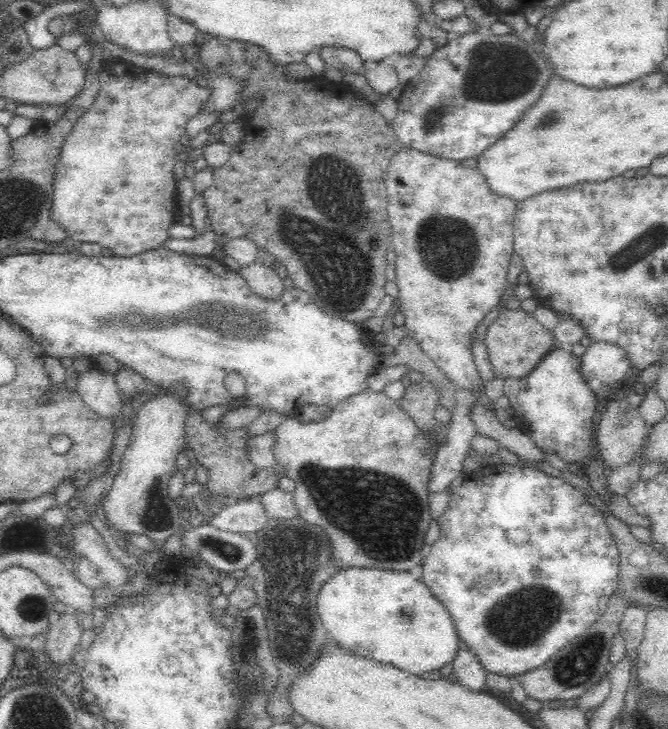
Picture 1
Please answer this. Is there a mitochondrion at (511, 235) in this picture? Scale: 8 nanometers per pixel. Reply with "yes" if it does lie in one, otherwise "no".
no

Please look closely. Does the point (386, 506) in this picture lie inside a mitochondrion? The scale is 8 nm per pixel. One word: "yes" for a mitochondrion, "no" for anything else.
yes

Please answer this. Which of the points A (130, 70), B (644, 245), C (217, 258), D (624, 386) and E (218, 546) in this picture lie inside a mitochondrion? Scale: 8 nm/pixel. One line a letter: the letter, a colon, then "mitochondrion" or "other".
A: other
B: mitochondrion
C: other
D: other
E: other

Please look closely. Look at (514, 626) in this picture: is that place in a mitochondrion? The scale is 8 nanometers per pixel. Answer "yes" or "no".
yes

